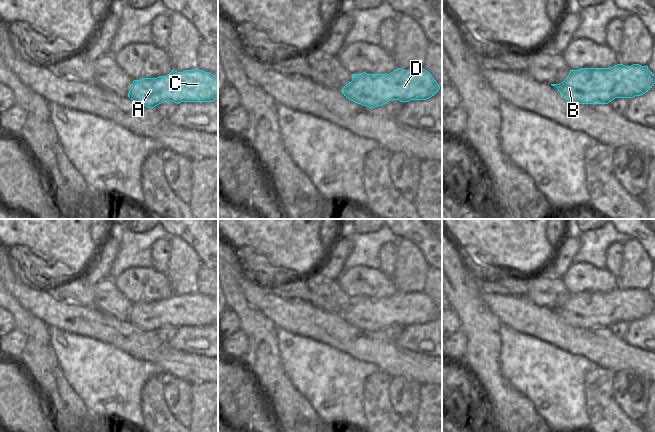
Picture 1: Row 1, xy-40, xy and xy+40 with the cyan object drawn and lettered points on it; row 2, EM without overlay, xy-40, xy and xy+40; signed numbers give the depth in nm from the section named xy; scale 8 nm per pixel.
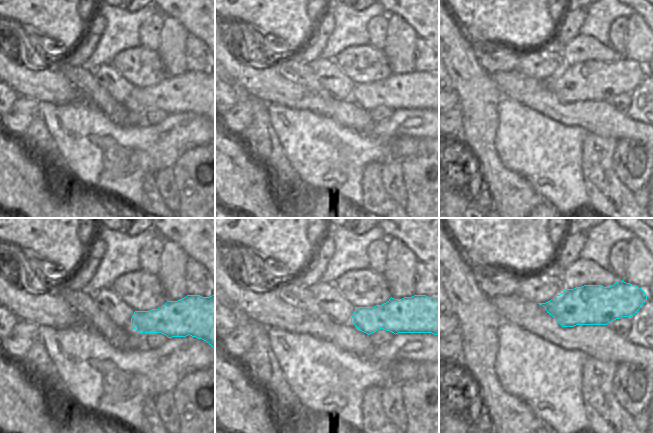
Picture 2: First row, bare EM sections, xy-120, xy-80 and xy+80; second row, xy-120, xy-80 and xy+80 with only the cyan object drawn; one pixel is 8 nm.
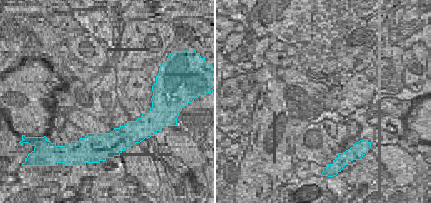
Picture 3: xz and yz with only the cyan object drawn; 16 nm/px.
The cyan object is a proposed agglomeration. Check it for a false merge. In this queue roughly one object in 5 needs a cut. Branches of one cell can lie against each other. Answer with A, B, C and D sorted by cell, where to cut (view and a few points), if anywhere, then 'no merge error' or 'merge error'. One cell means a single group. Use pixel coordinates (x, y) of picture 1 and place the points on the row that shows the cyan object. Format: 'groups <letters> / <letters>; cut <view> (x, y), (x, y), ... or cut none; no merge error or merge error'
groups A B C D; cut none; no merge error

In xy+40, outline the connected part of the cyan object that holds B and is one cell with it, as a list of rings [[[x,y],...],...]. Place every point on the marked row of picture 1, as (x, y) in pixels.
[[[617,64],[611,68],[581,68],[579,70],[570,70],[568,77],[559,84],[551,84],[555,86],[560,94],[573,104],[608,104],[615,98],[633,98],[641,96],[648,92],[655,84],[655,76],[648,69],[648,66],[633,64],[625,66]]]

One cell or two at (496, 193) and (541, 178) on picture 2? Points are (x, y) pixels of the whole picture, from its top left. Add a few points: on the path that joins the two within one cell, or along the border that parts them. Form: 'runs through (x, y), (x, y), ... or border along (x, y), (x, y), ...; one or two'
border along (509, 169), (520, 174), (546, 198); two

